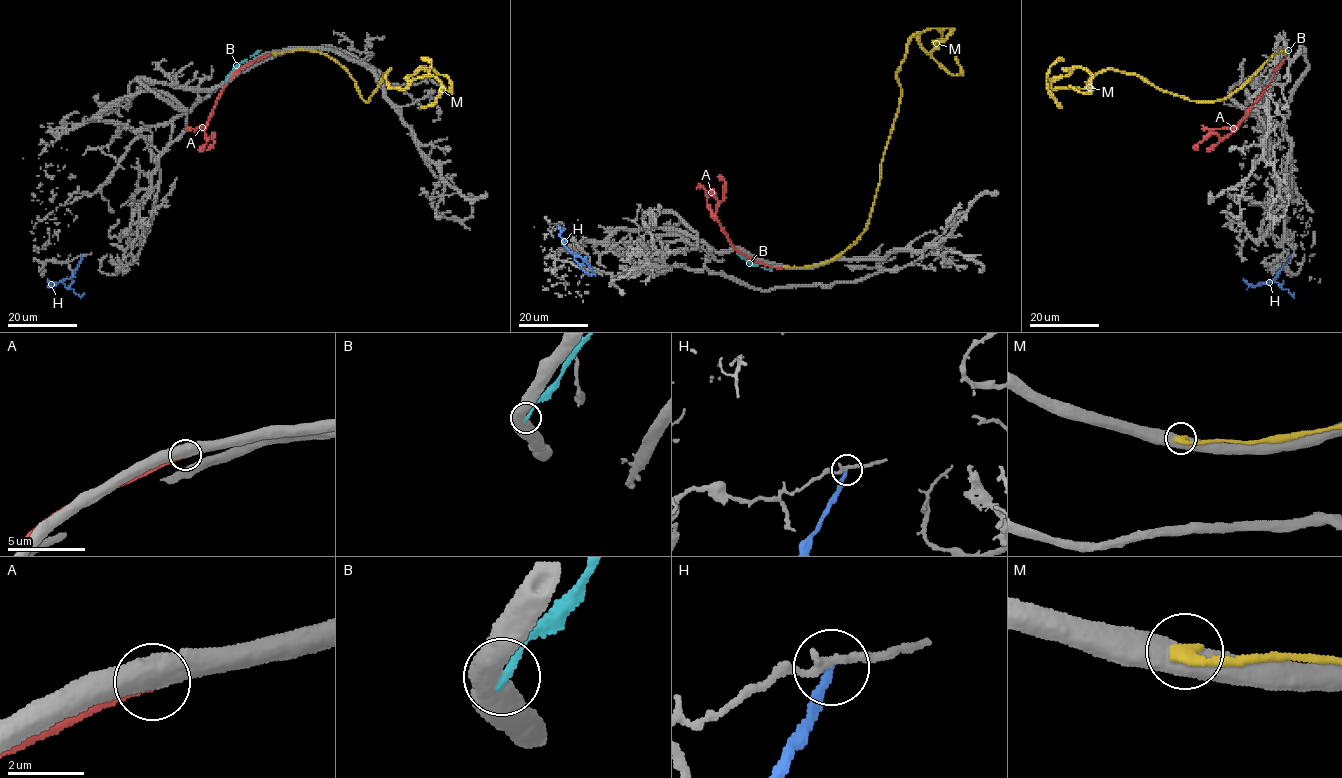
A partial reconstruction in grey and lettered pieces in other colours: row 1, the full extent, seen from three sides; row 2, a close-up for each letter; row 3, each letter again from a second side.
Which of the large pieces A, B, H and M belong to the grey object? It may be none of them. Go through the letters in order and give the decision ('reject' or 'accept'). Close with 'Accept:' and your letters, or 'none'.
A: reject
B: reject
H: reject
M: reject
Accept: none

